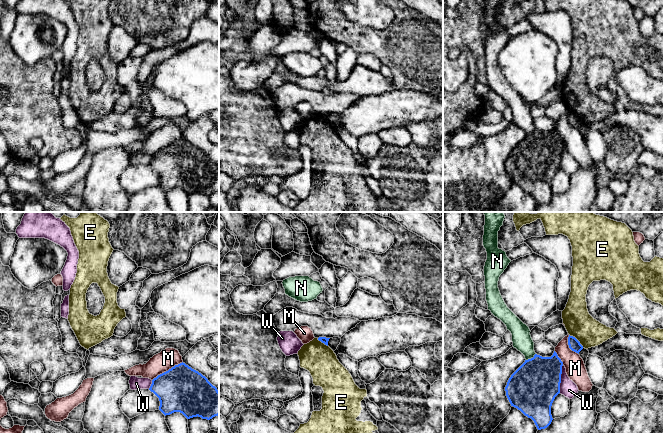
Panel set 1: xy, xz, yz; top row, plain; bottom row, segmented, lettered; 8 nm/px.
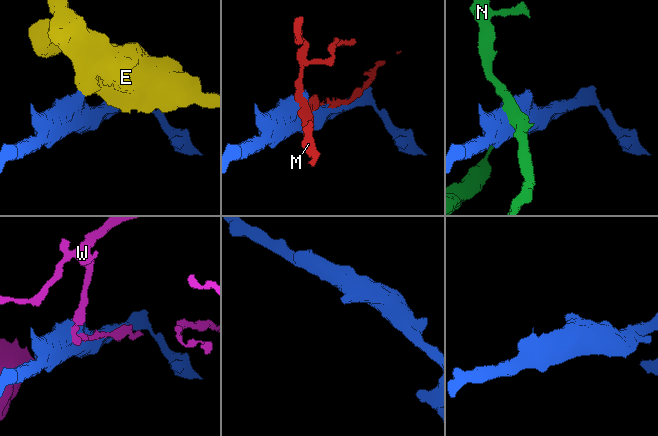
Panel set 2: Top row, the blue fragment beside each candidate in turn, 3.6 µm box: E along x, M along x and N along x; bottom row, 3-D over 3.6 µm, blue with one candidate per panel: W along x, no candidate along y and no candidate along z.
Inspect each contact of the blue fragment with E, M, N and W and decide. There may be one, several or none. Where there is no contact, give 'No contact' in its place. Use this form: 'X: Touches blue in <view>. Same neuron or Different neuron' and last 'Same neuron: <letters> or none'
E: Touches blue in yz. Different neuron
M: Touches blue in xy. Different neuron
N: Touches blue in yz. Different neuron
W: Touches blue in yz. Different neuron
Same neuron: none

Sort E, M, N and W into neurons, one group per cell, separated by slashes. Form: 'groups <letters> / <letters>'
groups E / M / N / W

